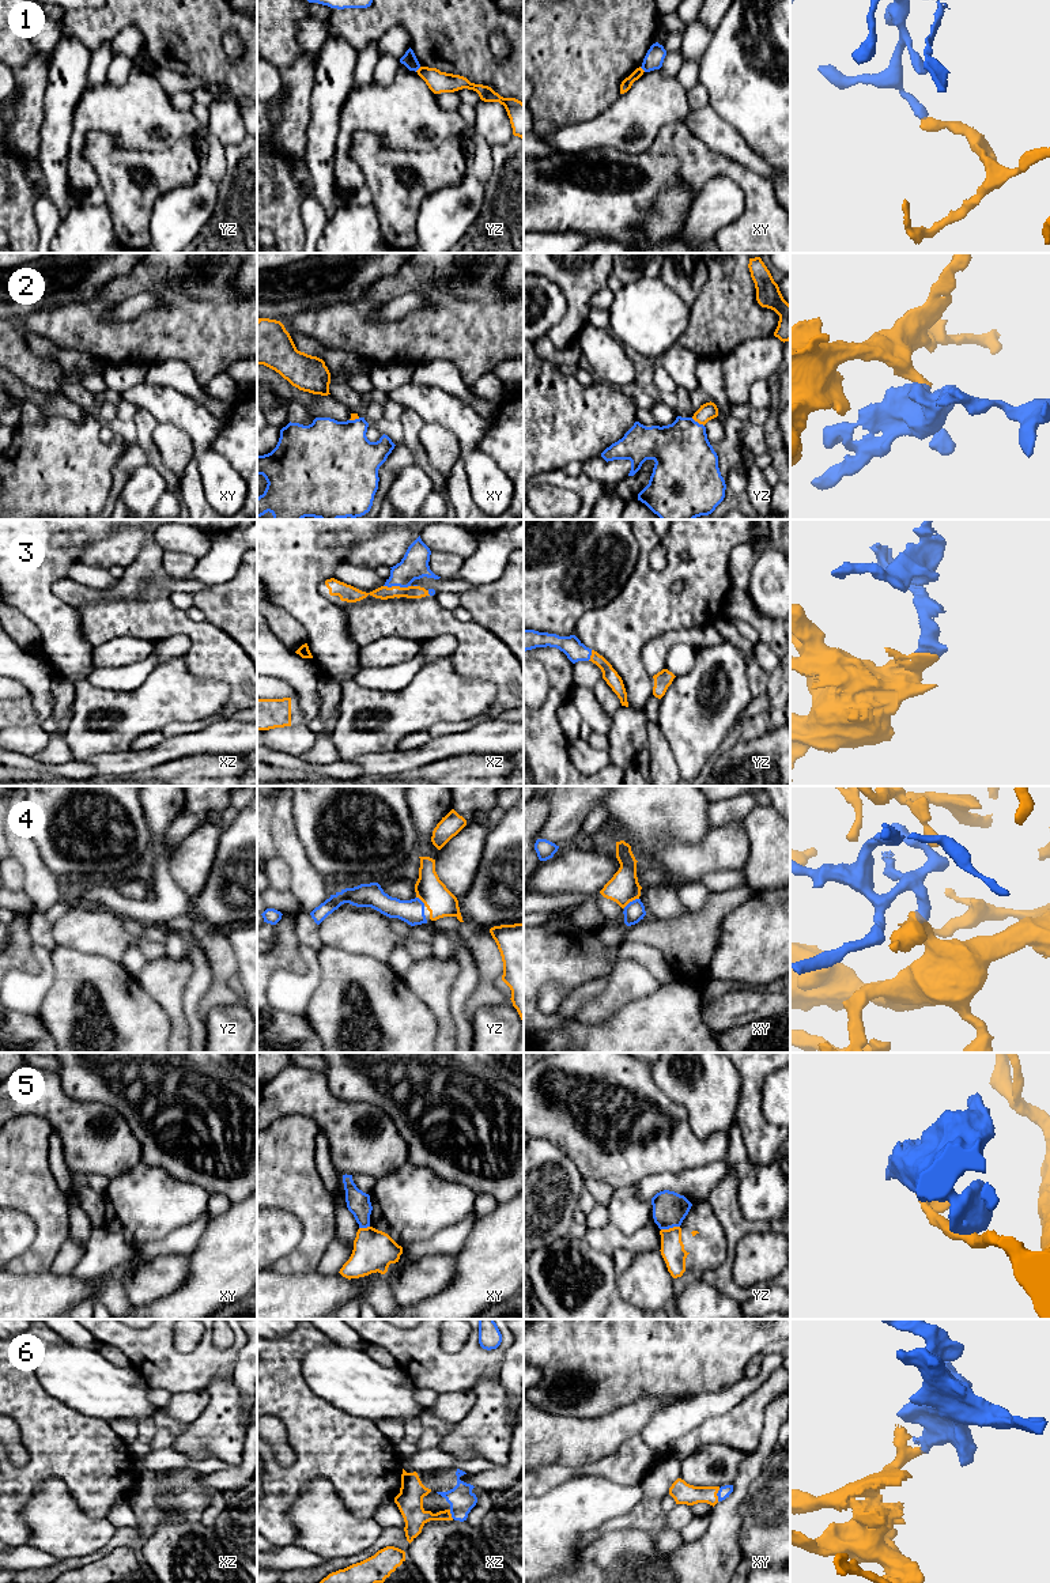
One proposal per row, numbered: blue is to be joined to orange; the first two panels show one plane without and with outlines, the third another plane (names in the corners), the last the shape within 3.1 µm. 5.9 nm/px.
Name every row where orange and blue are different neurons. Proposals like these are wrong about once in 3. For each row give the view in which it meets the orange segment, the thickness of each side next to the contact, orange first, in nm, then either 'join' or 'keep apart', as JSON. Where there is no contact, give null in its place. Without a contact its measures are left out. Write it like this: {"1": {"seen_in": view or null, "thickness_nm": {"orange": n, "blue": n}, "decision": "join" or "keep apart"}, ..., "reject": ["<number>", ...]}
{"1": {"seen_in": "yz", "thickness_nm": {"orange": 130, "blue": 90}, "decision": "keep apart"}, "2": {"seen_in": "yz", "thickness_nm": {"orange": 100, "blue": 360}, "decision": "join"}, "3": {"seen_in": "xz", "thickness_nm": {"orange": 80, "blue": 160}, "decision": "join"}, "4": {"seen_in": "xy", "thickness_nm": {"orange": 180, "blue": 120}, "decision": "join"}, "5": {"seen_in": "yz", "thickness_nm": {"orange": 140, "blue": 200}, "decision": "keep apart"}, "6": {"seen_in": "xy", "thickness_nm": {"orange": 130, "blue": 70}, "decision": "join"}, "reject": ["1", "5"]}

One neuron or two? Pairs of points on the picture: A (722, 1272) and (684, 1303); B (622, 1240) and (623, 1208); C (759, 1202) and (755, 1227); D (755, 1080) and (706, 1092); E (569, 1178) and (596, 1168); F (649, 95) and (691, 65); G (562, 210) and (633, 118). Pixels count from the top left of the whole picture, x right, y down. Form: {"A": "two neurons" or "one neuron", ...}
{"A": "two neurons", "B": "two neurons", "C": "two neurons", "D": "two neurons", "E": "two neurons", "F": "two neurons", "G": "two neurons"}

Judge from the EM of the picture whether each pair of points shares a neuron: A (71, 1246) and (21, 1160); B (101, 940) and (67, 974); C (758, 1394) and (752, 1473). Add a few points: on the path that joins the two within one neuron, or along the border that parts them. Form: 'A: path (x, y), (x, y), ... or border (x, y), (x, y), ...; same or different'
A: border (68, 1235), (49, 1266); different
B: border (57, 943), (82, 952), (104, 955), (119, 962); different
C: border (765, 1420), (759, 1444), (747, 1454); different

